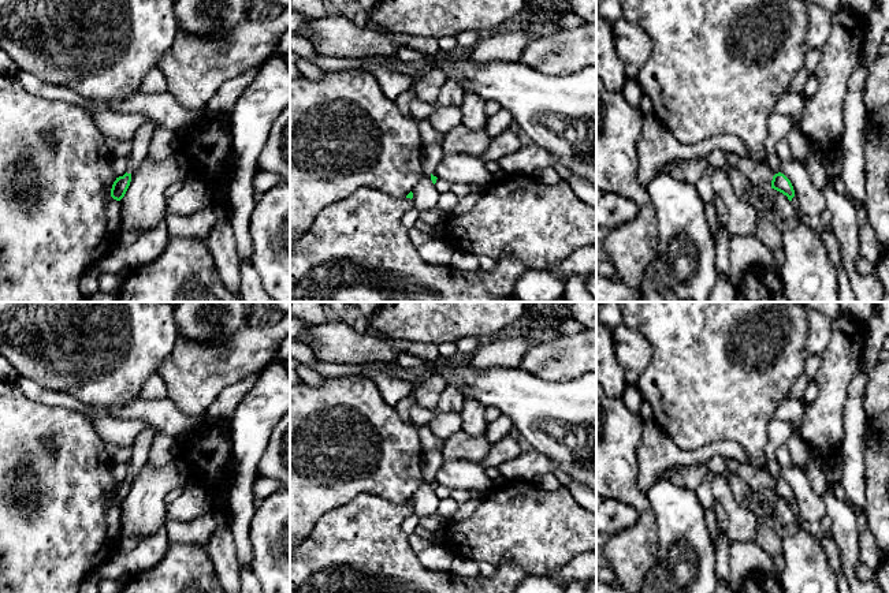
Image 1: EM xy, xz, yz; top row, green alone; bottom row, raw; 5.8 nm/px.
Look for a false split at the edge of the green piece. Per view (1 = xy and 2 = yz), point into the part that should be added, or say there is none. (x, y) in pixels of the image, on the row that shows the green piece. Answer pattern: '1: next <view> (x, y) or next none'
1: next none
2: next none

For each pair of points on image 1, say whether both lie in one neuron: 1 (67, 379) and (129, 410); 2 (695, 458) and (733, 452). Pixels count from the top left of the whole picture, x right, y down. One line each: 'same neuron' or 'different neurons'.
1: different neurons
2: same neuron

